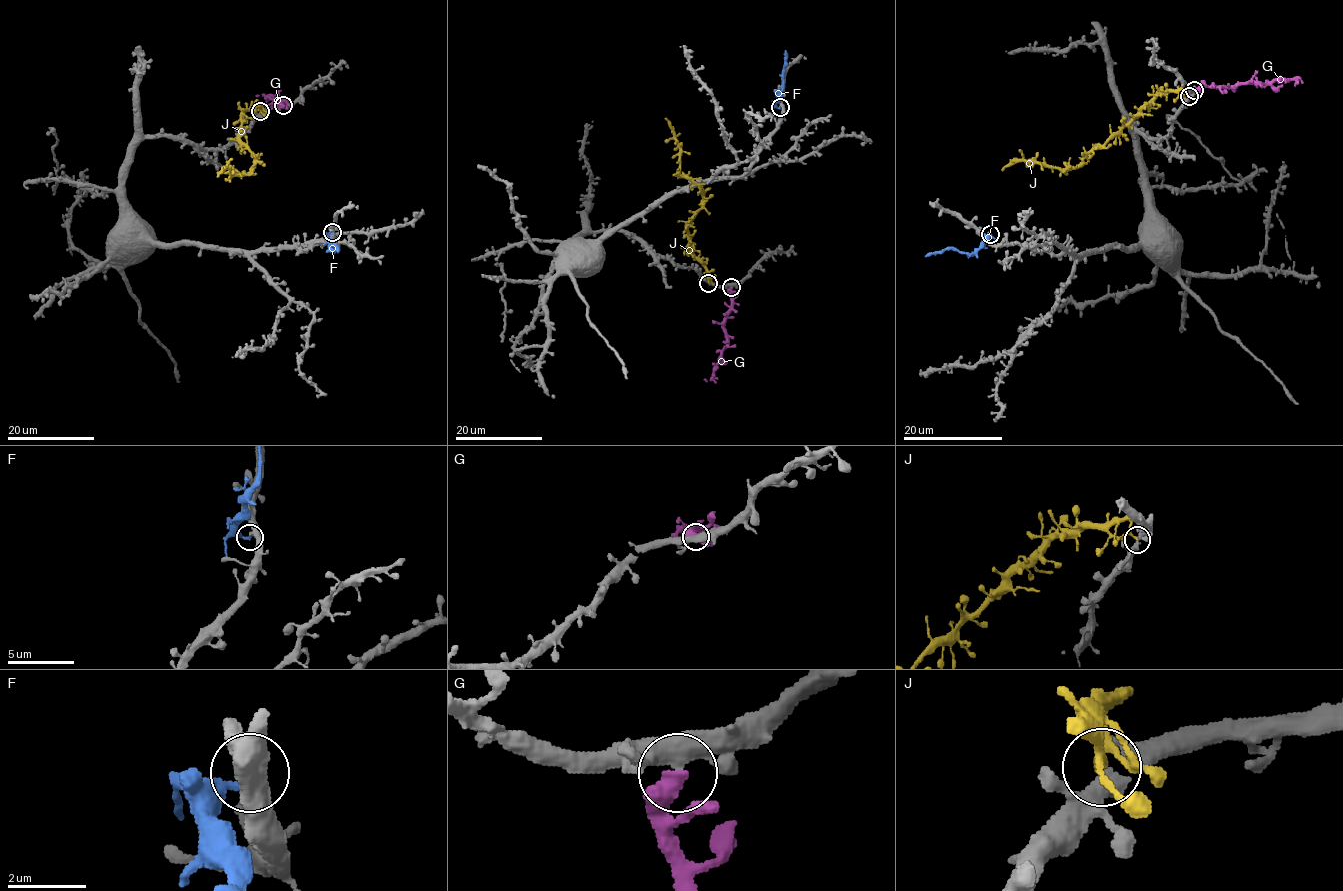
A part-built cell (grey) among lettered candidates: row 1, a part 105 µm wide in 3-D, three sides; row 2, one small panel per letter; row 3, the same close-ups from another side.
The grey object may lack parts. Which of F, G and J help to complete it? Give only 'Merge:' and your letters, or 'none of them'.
Merge: none of them

